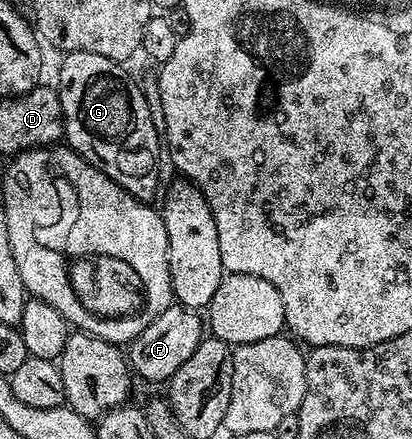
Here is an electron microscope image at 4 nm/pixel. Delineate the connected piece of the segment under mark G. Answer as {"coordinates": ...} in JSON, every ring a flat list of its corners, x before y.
{"coordinates":[[70,51,62,59,57,92,64,117,66,144,79,152,89,164,95,165,105,176,111,177,124,191,130,191,135,198,142,201,152,200,153,190,159,185,155,163,159,145,161,146,161,135,151,122,151,113,140,84,122,64,100,57,99,54]]}

